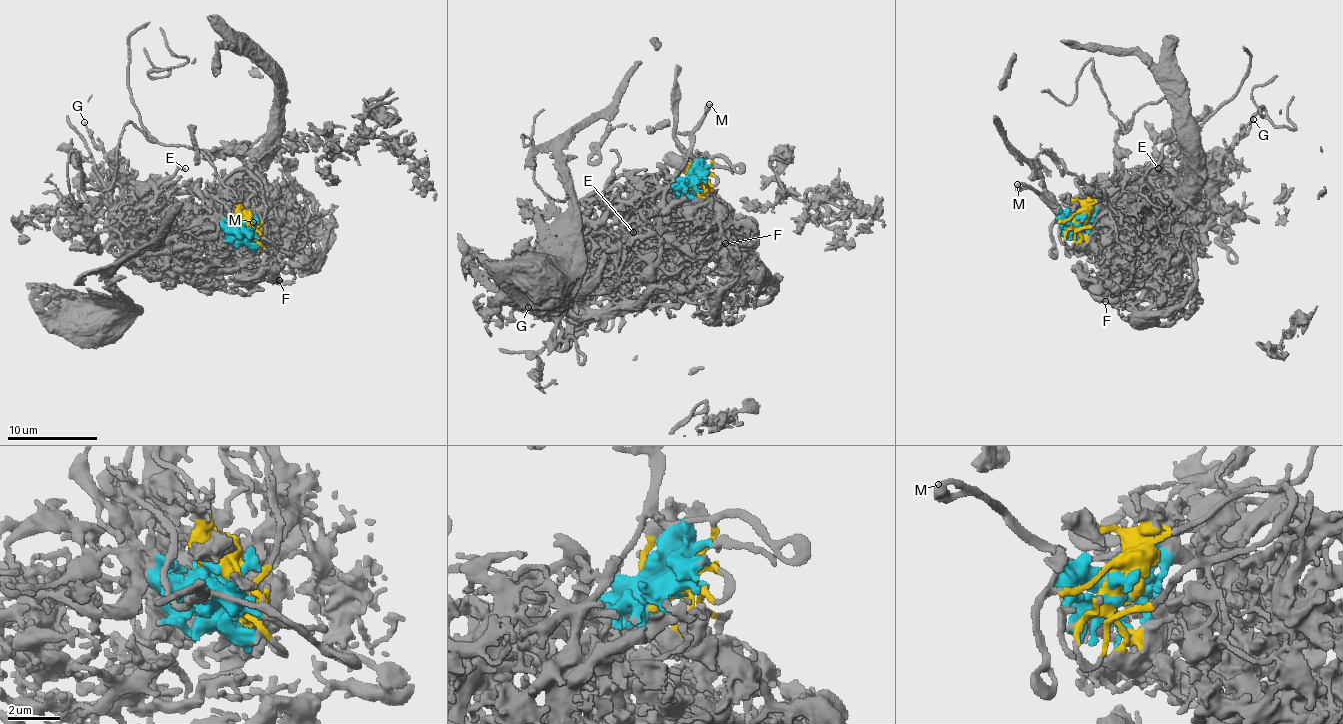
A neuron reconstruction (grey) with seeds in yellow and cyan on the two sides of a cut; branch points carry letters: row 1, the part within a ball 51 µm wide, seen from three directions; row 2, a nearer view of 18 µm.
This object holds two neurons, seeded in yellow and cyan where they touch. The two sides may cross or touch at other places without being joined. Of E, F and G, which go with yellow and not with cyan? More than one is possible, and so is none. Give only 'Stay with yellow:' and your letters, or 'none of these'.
Stay with yellow: none of these

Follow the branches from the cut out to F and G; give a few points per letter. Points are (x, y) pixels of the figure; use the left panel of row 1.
F: (246, 228), (228, 240), (221, 263), (217, 265), (236, 265), (279, 280)
G: (246, 228), (226, 236), (215, 234), (214, 241), (214, 234), (191, 220), (142, 209), (91, 137), (85, 121)

